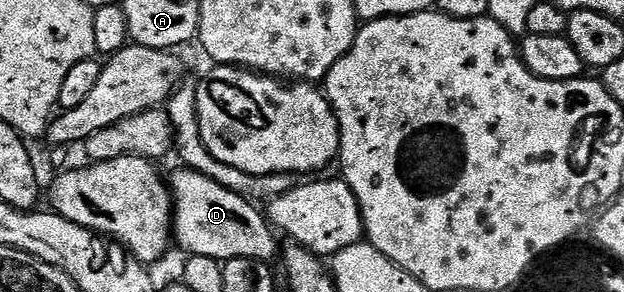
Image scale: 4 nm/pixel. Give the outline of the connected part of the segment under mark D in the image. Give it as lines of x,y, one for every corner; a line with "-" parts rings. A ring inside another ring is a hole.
178,167
168,181
174,215
172,237
196,257
211,257
217,261
231,261
237,257
273,262
279,256
280,244
275,230
257,204
228,191
220,183
200,175
194,169
-
275,237
275,238
274,238

